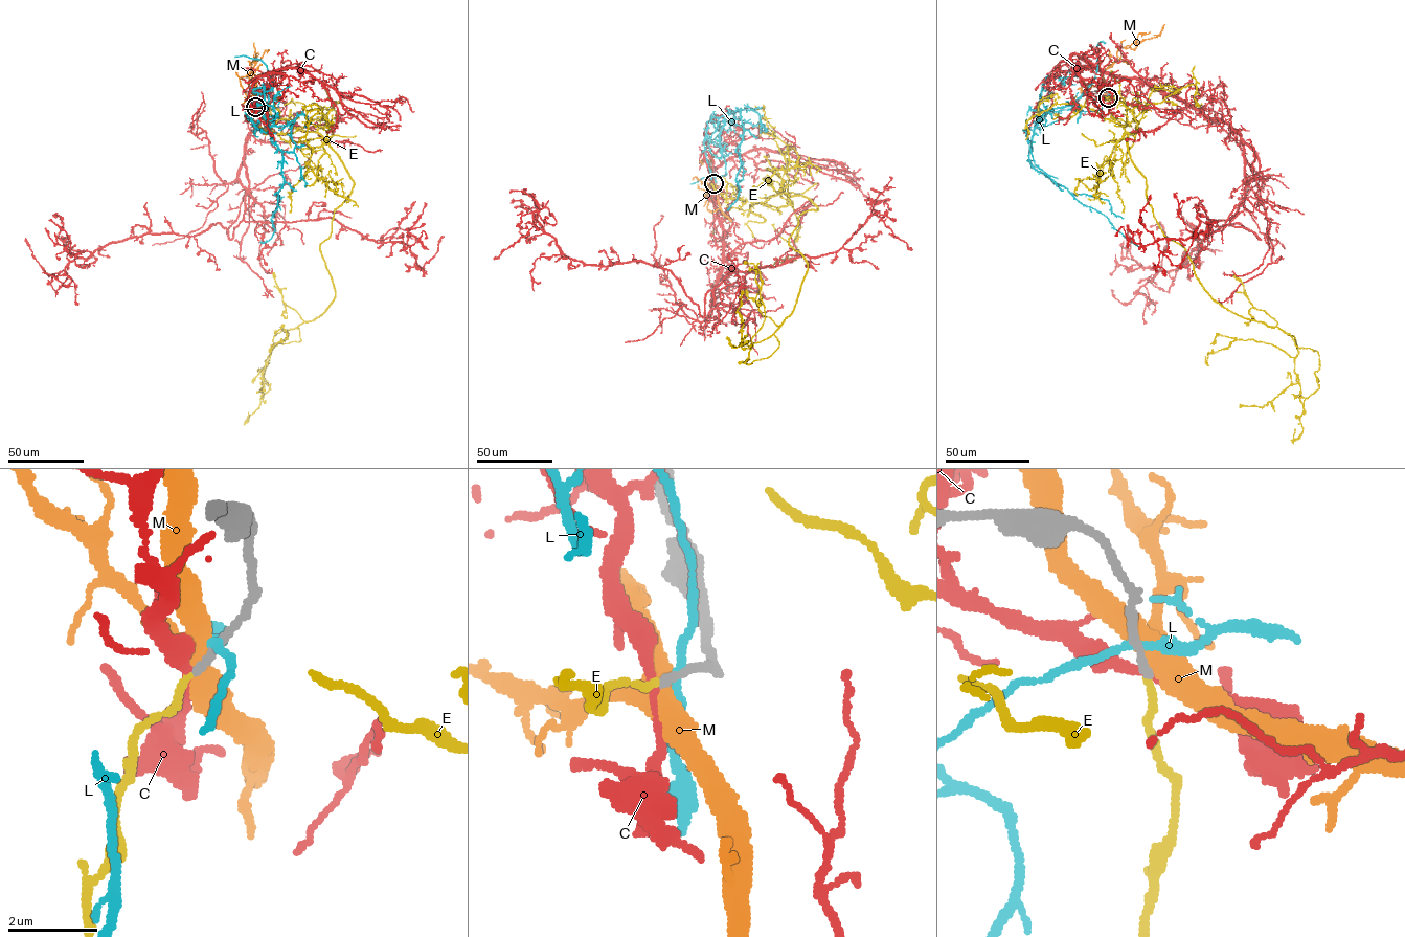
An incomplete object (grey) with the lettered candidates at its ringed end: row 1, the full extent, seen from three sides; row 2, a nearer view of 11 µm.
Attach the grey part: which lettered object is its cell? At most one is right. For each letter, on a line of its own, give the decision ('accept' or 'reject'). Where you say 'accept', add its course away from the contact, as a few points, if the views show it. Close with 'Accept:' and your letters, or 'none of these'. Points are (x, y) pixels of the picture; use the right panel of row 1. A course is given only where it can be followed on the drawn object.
C: reject
E: accept; it runs (1108, 97), (1114, 117), (1138, 121), (1127, 150), (1153, 216), (1206, 292), (1318, 355), (1293, 441), (1294, 429)
L: reject
M: reject
Accept: E

